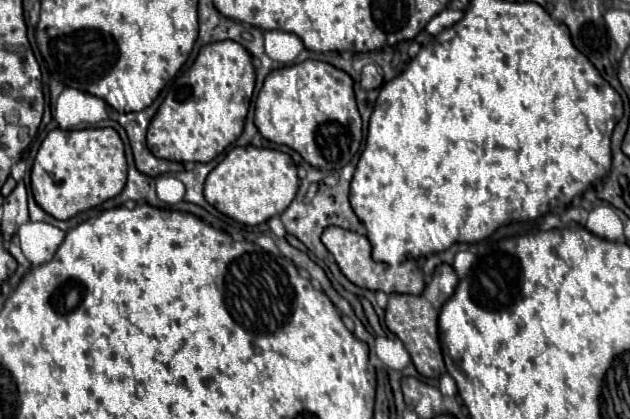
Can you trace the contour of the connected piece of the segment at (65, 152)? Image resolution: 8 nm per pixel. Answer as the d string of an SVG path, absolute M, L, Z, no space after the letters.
M111 127L83 131L49 131L37 151L31 169L31 191L37 205L59 221L67 221L81 211L93 209L103 201L113 199L125 187L125 181L127 161L123 141Z

